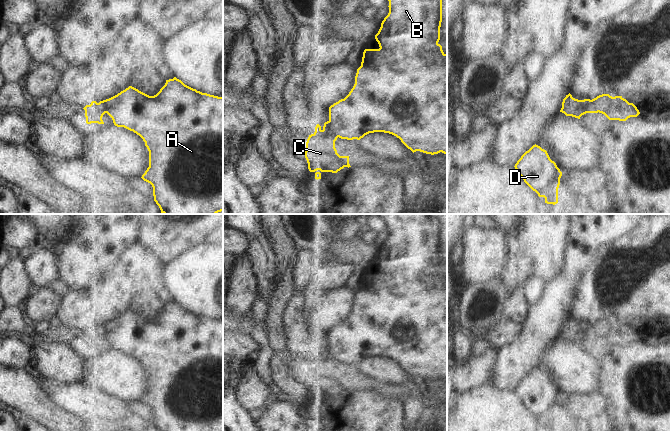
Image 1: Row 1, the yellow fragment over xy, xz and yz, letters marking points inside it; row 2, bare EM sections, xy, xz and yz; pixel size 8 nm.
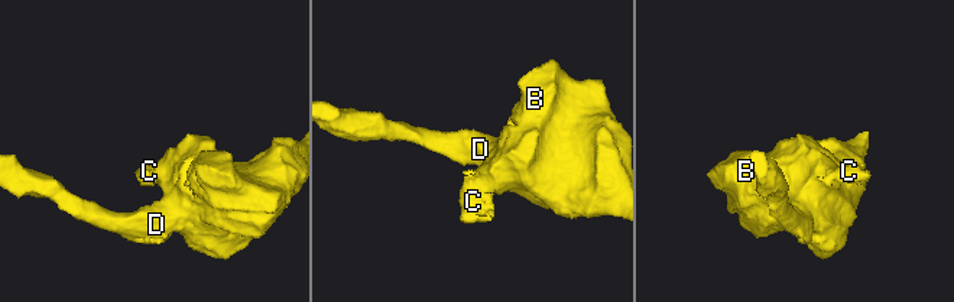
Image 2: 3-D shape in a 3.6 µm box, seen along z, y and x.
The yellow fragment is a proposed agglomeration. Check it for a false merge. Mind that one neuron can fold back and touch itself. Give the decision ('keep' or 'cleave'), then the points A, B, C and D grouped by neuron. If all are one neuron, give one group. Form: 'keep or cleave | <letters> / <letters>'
cleave | A B D / C

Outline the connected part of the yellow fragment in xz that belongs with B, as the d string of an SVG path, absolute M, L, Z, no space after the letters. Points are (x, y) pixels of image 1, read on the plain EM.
M385 214L389 225L389 237L381 247L375 263L379 273L365 273L361 290L357 293L355 308L349 318L329 331L329 346L333 357L347 364L360 364L365 359L374 356L389 357L401 364L401 366L413 377L420 375L426 378L447 378L447 278L438 267L440 264L440 251L442 246L442 220L441 214Z

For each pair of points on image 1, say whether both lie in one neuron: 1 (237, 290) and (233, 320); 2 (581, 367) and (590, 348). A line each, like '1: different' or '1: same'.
1: same
2: different

